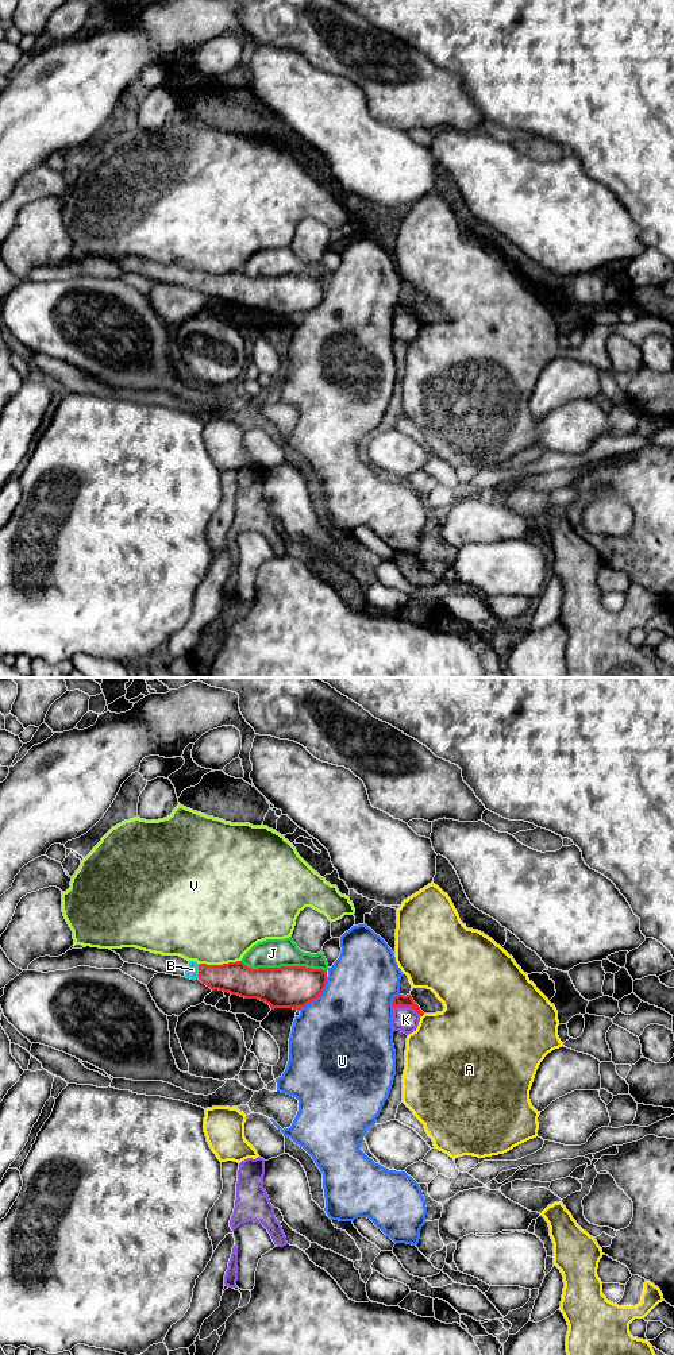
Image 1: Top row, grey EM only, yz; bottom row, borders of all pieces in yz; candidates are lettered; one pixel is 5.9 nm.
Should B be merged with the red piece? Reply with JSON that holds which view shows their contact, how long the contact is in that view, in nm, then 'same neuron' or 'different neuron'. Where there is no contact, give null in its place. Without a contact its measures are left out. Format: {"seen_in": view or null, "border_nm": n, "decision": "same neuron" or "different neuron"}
{"seen_in": "yz", "border_nm": 80, "decision": "same neuron"}

